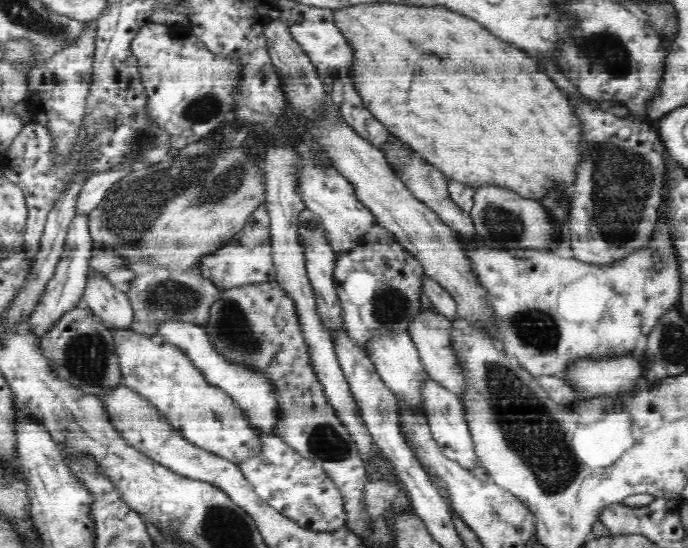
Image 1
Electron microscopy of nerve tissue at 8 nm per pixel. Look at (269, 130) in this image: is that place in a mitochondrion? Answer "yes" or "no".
yes

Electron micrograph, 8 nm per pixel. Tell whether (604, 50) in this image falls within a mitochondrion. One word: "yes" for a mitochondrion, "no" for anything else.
yes

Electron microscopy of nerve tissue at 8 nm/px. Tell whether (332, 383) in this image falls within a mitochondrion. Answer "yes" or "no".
no

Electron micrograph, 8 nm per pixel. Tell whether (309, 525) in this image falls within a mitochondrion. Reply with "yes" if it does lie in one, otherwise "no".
no

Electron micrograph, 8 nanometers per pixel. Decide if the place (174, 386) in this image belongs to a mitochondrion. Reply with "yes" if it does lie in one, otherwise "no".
no

